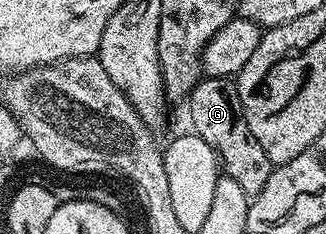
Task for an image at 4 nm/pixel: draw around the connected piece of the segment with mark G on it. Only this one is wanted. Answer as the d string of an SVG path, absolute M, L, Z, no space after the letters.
M200 78L189 96L191 103L190 130L213 149L219 159L222 174L233 177L241 189L245 189L248 197L253 197L269 181L273 164L265 157L265 149L257 145L257 137L249 133L249 125L241 109L241 97L238 86L231 79Z

